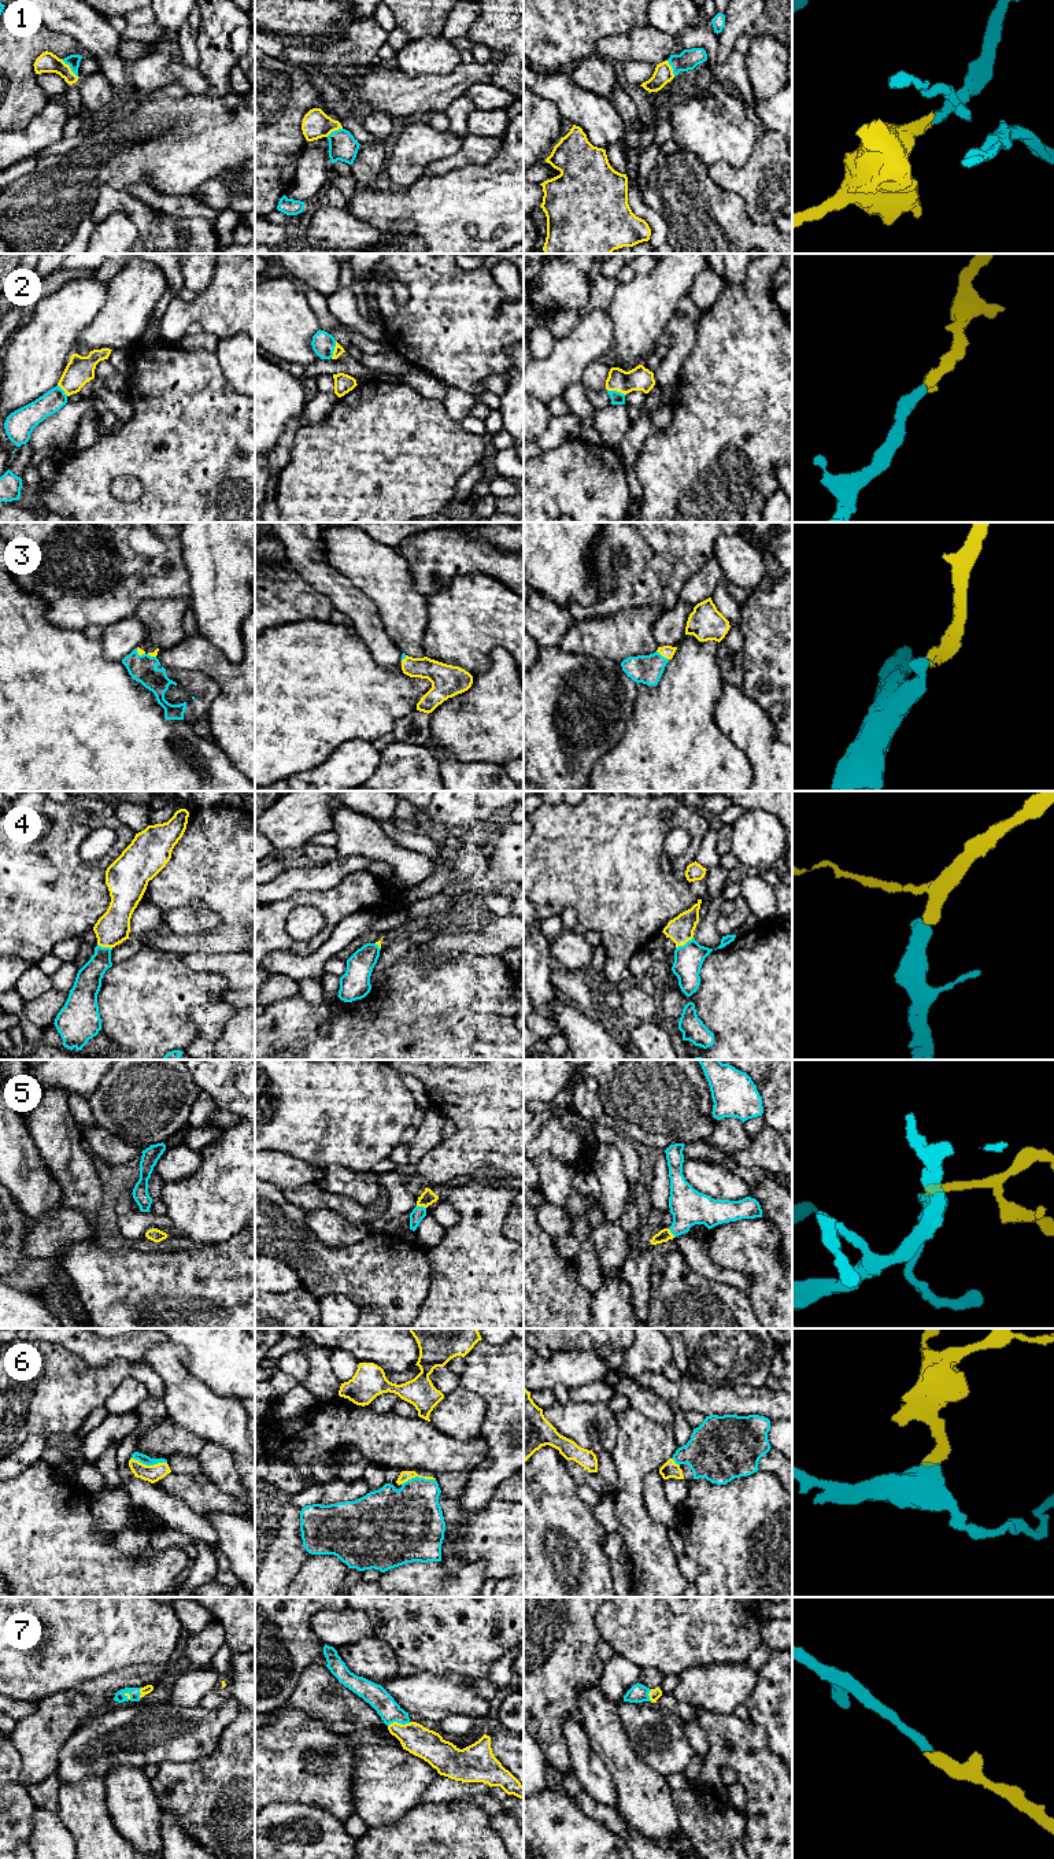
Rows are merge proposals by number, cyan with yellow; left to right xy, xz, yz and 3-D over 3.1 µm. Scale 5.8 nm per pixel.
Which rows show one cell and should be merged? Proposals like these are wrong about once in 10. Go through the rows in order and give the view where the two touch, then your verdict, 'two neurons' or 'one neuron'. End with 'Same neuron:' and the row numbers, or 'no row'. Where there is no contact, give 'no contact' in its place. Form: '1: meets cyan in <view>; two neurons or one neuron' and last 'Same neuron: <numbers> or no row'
1: meets cyan in xy; one neuron
2: meets cyan in yz; one neuron
3: meets cyan in yz; one neuron
4: meets cyan in yz; one neuron
5: meets cyan in xz; one neuron
6: meets cyan in xy; one neuron
7: meets cyan in xz; one neuron
Same neuron: 1, 2, 3, 4, 5, 6, 7

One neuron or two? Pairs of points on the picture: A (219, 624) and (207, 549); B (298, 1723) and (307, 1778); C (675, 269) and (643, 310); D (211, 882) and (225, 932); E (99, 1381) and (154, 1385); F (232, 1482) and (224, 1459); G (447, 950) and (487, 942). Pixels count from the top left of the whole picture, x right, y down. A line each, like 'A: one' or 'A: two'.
A: one
B: one
C: one
D: two
E: one
F: one
G: one

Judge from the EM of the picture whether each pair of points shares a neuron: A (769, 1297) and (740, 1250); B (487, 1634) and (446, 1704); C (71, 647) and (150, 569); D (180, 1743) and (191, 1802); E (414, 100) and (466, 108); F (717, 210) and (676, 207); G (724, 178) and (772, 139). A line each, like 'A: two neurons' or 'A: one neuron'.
A: one neuron
B: two neurons
C: two neurons
D: two neurons
E: two neurons
F: one neuron
G: one neuron

